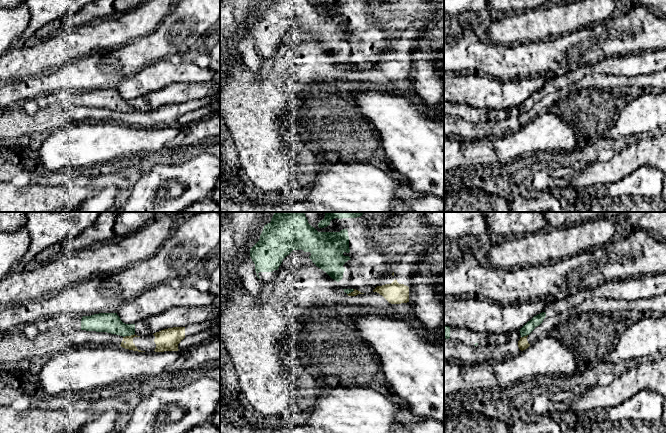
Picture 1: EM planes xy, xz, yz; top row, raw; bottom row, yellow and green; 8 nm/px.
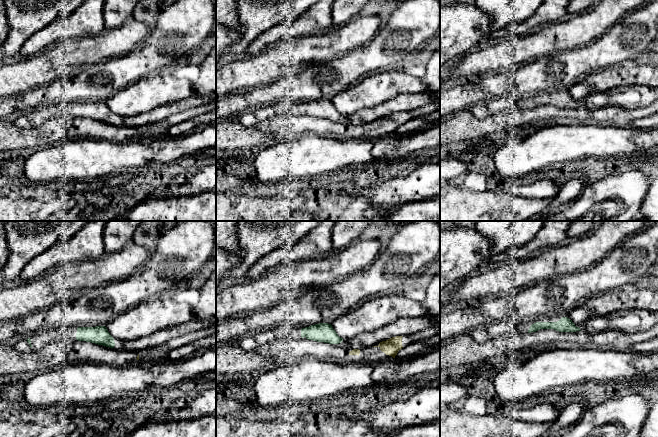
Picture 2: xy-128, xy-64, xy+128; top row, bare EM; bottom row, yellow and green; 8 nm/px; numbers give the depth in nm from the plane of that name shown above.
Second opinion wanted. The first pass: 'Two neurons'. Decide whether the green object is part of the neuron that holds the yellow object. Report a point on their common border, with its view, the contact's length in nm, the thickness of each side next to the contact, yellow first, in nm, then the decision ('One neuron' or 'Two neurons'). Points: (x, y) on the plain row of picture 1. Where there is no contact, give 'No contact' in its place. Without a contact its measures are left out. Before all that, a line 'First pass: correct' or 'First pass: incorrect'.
First pass: correct
Touches yellow at xy (128, 112). Shared border 100 nm. Thickness 70 nm (yellow) against 160 nm. Two neurons

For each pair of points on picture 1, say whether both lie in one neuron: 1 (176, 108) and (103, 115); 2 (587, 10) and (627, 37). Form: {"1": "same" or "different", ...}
{"1": "same", "2": "different"}

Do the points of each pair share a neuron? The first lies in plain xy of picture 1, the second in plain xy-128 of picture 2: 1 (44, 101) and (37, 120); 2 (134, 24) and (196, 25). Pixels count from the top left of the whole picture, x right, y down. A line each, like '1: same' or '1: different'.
1: same
2: different

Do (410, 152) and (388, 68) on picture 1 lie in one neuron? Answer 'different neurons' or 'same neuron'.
different neurons

